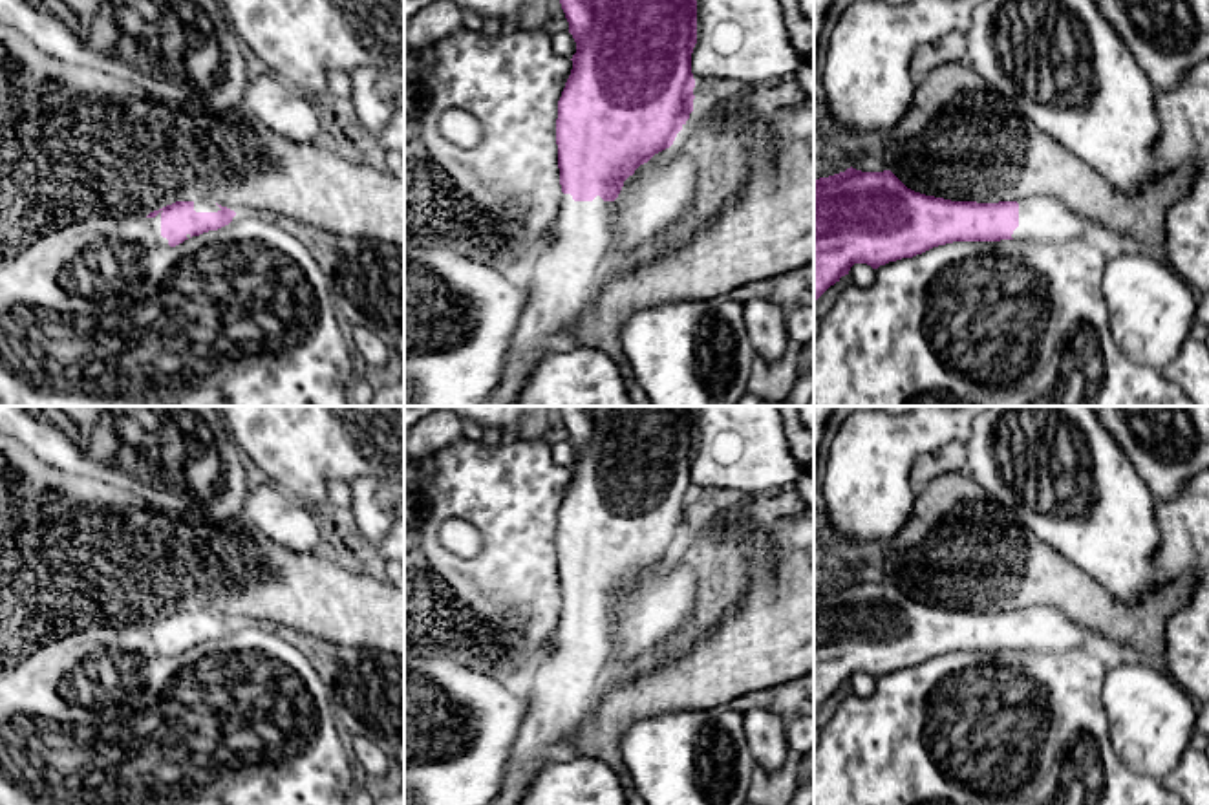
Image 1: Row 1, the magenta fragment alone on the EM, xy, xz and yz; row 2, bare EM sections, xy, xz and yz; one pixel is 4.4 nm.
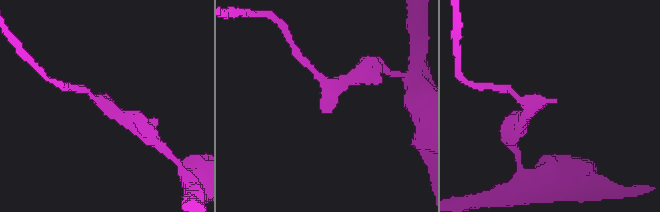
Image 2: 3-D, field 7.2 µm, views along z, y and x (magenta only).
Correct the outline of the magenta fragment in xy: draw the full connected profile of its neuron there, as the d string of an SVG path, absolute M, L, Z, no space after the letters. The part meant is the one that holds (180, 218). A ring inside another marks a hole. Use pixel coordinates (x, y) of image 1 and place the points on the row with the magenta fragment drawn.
M176 201L146 218L157 242L176 247L192 236L229 225L234 216L234 210L210 201Z

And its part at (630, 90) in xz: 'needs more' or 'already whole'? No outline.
needs more

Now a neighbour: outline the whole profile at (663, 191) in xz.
M693 145L669 146L640 165L615 199L611 260L637 252L680 221L695 205L699 163Z

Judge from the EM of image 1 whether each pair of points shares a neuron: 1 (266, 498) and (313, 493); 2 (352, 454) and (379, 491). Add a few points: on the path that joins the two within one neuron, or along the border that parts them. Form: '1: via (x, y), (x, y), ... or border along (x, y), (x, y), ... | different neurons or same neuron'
1: border along (256, 474), (284, 489), (310, 509) | different neurons
2: border along (385, 476), (357, 476), (348, 483) | different neurons

